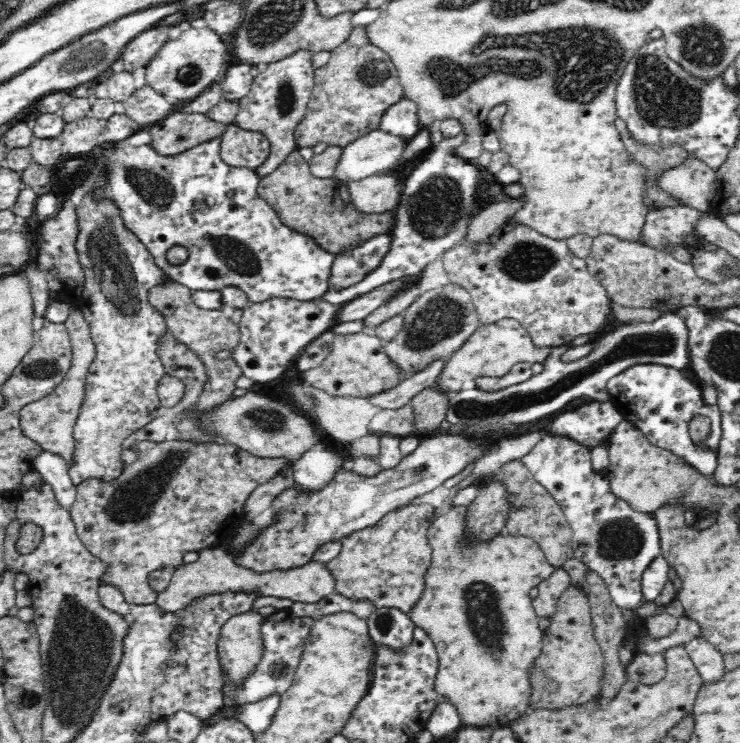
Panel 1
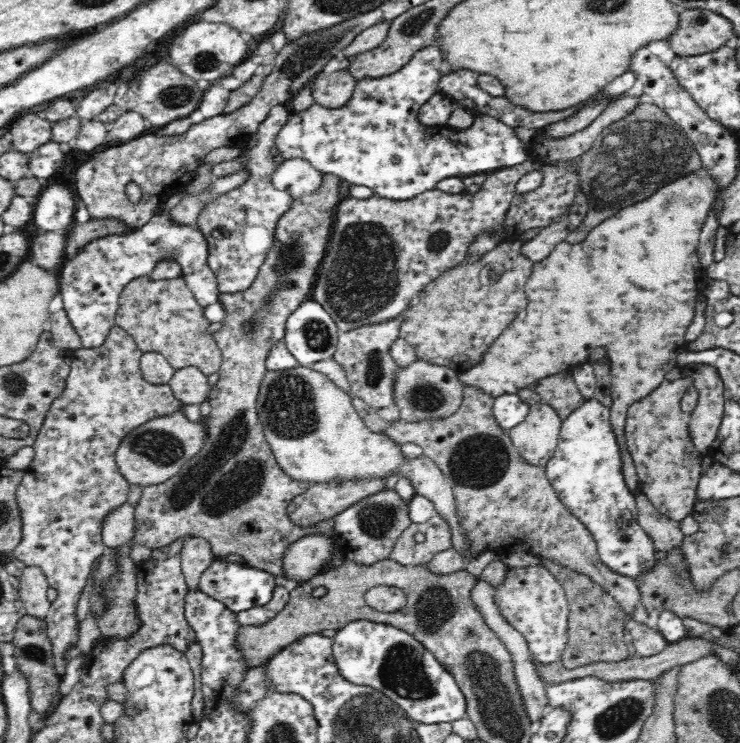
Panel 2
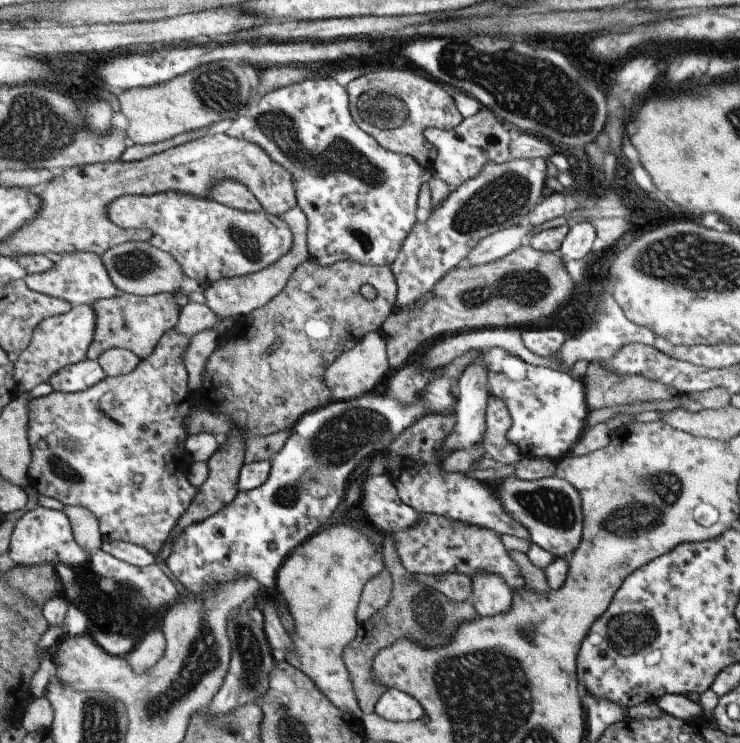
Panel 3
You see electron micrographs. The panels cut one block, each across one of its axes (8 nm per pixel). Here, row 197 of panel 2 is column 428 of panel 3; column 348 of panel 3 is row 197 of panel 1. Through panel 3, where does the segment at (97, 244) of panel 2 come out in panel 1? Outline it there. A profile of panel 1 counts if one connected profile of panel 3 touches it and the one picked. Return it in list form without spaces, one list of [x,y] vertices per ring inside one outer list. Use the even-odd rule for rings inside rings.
[[[216,138],[216,140],[210,140],[210,142],[204,142],[204,144],[194,146],[194,149],[186,150],[182,152],[182,154],[178,154],[174,157],[159,156],[150,145],[120,146],[120,148],[116,148],[116,150],[104,160],[104,168],[102,168],[102,172],[104,172],[104,184],[98,186],[98,188],[94,188],[94,192],[92,192],[94,200],[96,200],[96,202],[100,202],[100,200],[104,202],[104,200],[107,200],[107,202],[111,202],[111,204],[117,208],[117,212],[120,213],[118,217],[120,217],[123,226],[134,233],[135,236],[142,241],[142,244],[146,245],[146,248],[150,251],[154,259],[155,265],[164,269],[168,280],[182,284],[190,290],[219,291],[228,286],[234,286],[247,294],[250,304],[256,304],[274,297],[290,297],[294,299],[320,298],[320,296],[324,296],[324,294],[328,292],[328,289],[346,288],[360,282],[363,278],[366,278],[370,272],[382,264],[384,256],[386,256],[386,253],[390,250],[391,235],[384,234],[382,236],[374,236],[374,238],[370,238],[368,242],[364,242],[364,244],[356,246],[354,249],[346,250],[344,253],[338,255],[332,254],[327,250],[322,250],[320,246],[315,244],[313,238],[288,228],[280,221],[274,207],[270,206],[270,203],[267,203],[262,196],[258,194],[257,188],[260,182],[259,176],[255,173],[255,169],[226,164],[220,156],[219,144],[220,139]],[[176,245],[183,246],[188,250],[188,256],[185,262],[178,265],[170,264],[166,258],[166,252]]]

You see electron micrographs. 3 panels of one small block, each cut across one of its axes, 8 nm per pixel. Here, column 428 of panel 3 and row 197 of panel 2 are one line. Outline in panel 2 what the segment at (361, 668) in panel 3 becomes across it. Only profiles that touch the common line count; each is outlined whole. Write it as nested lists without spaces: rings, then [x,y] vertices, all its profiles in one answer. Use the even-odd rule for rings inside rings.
[[[643,100],[628,116],[602,130],[586,152],[569,161],[569,168],[577,174],[579,190],[589,205],[586,218],[565,238],[574,244],[586,240],[590,230],[613,214],[641,202],[674,180],[696,173],[703,164],[681,126],[672,122],[658,105]]]

